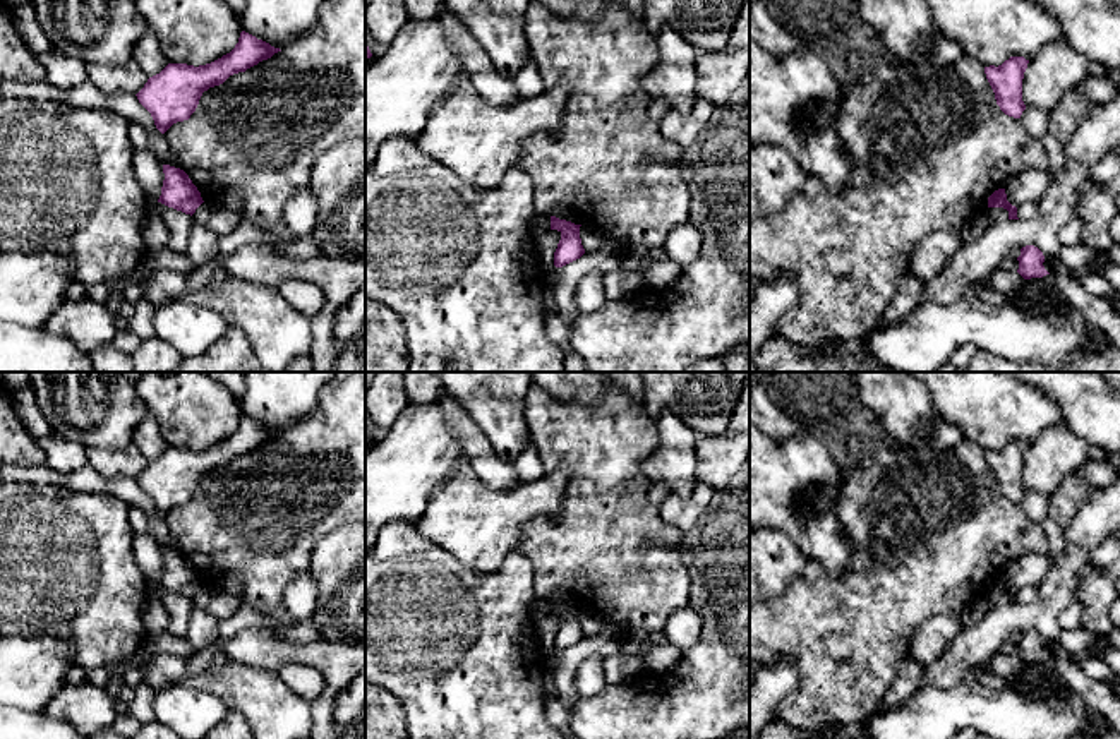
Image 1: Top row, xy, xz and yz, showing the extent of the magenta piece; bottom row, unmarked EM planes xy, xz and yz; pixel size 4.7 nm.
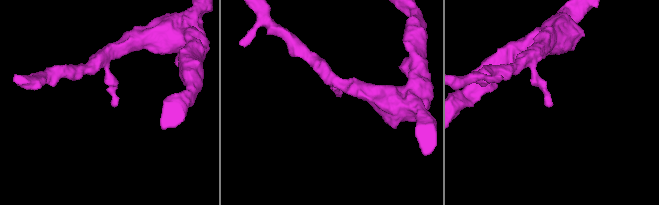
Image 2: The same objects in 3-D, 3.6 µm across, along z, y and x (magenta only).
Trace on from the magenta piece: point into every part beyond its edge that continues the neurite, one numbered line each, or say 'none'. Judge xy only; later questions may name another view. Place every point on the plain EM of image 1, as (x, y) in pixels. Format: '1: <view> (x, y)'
none

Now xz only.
none

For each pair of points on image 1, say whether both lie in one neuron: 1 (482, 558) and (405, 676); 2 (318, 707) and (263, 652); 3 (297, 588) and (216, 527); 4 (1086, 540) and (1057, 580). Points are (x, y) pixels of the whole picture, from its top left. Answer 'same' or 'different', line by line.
1: different
2: same
3: different
4: same

